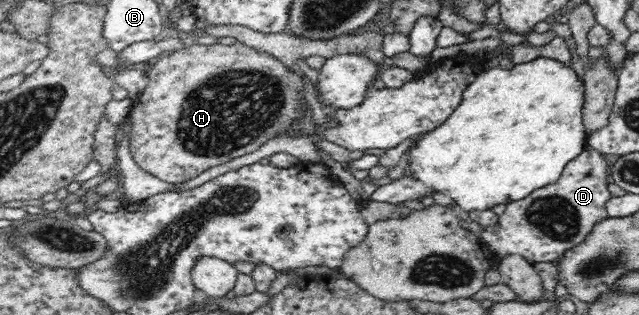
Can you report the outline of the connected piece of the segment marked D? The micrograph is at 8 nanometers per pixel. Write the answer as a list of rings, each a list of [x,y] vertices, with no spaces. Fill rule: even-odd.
[[[588,147],[563,167],[559,178],[546,187],[535,189],[522,199],[505,203],[505,210],[490,225],[481,225],[480,240],[498,258],[519,254],[528,262],[555,262],[563,252],[575,248],[598,220],[609,217],[605,208],[611,194],[607,191],[610,161]]]

